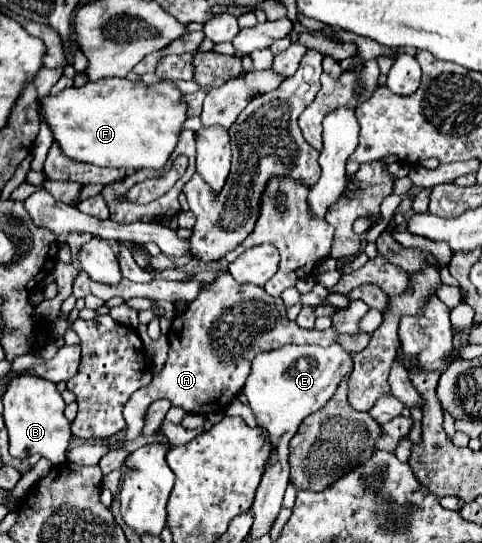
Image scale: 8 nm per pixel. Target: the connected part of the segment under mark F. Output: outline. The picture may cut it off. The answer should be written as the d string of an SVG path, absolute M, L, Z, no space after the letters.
M105 78L97 82L87 82L77 88L71 86L57 96L39 98L39 120L43 120L51 132L53 140L59 144L61 152L77 162L89 162L95 166L111 166L111 168L131 168L131 170L163 170L169 160L173 148L177 146L181 124L187 118L185 102L181 100L181 92L173 82L159 82L147 86L145 82L129 82L125 78Z

